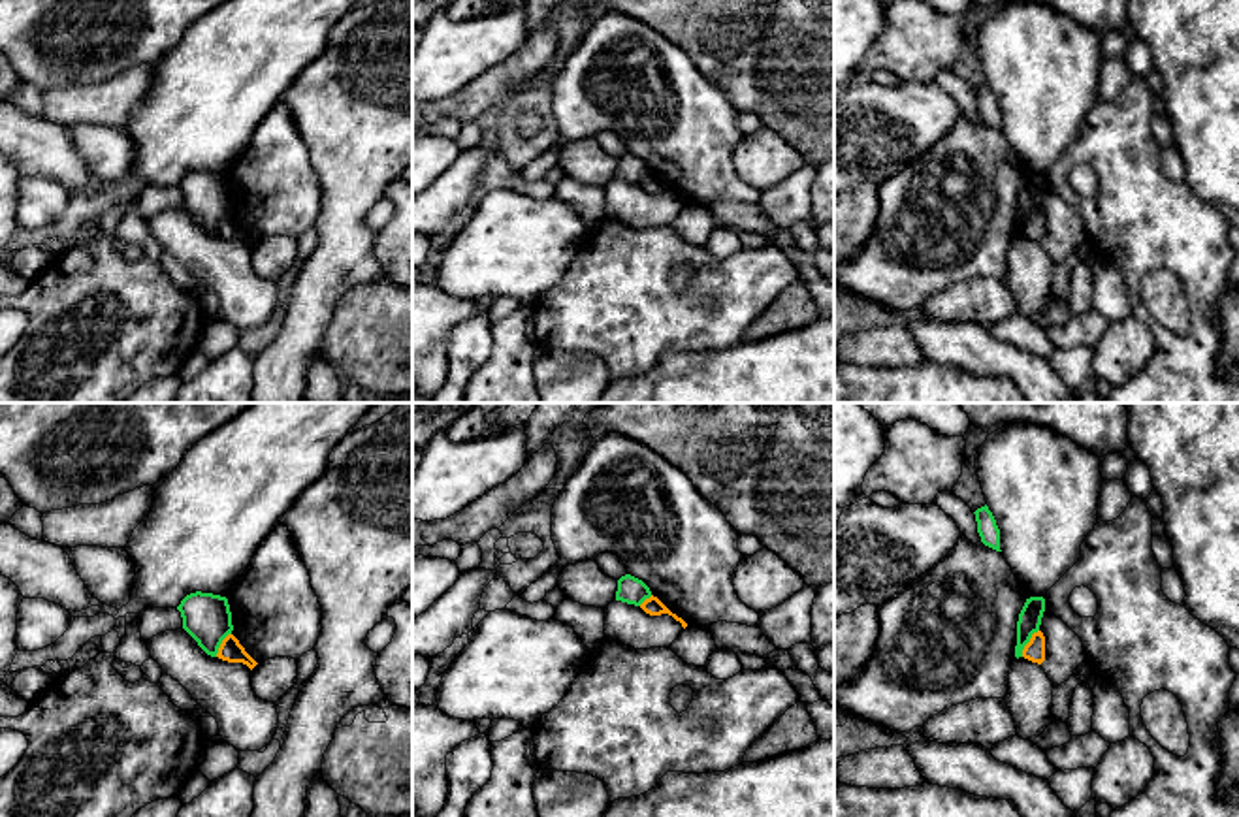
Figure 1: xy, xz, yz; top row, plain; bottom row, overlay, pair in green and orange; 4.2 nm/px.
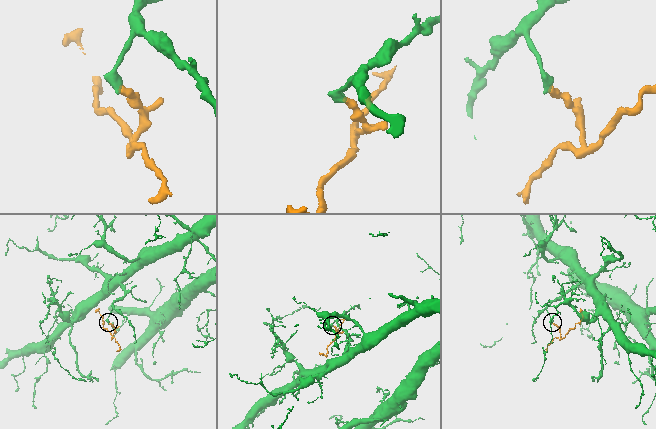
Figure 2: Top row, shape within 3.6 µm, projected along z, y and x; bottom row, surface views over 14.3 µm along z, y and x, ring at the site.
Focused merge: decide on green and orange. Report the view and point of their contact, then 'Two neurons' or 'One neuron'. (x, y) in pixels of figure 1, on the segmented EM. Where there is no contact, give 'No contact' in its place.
Touches green at yz (1029, 640). Two neurons

